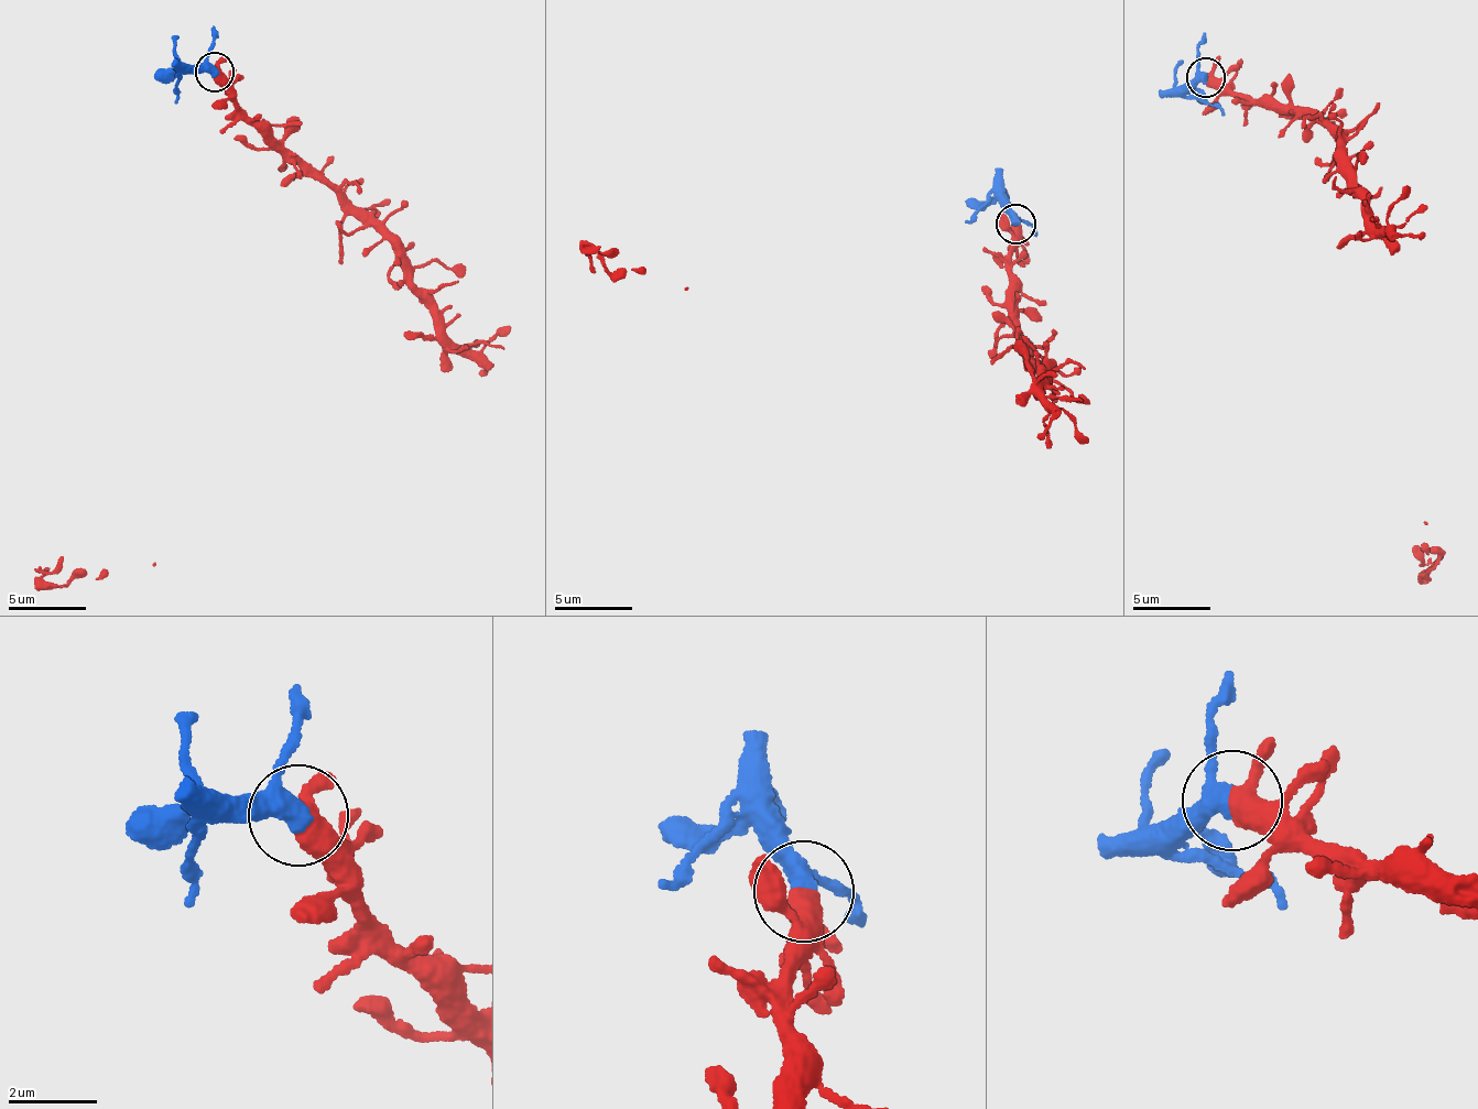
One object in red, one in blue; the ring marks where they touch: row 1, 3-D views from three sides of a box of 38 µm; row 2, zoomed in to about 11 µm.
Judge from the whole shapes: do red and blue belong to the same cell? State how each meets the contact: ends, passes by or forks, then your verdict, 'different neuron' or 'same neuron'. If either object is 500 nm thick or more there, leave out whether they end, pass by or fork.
red passes by; blue passes by; same neuron

